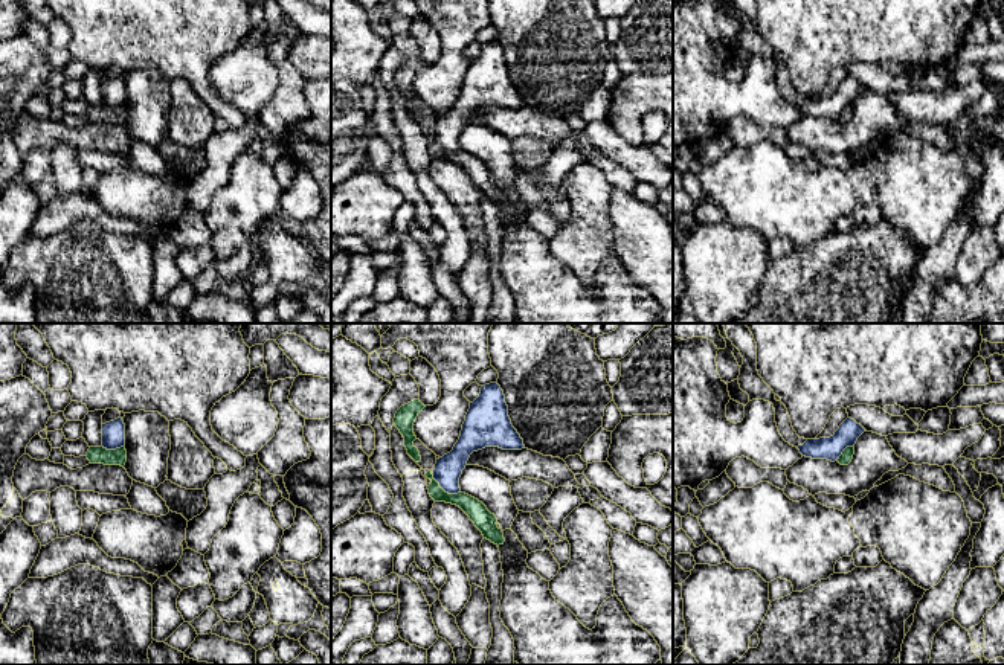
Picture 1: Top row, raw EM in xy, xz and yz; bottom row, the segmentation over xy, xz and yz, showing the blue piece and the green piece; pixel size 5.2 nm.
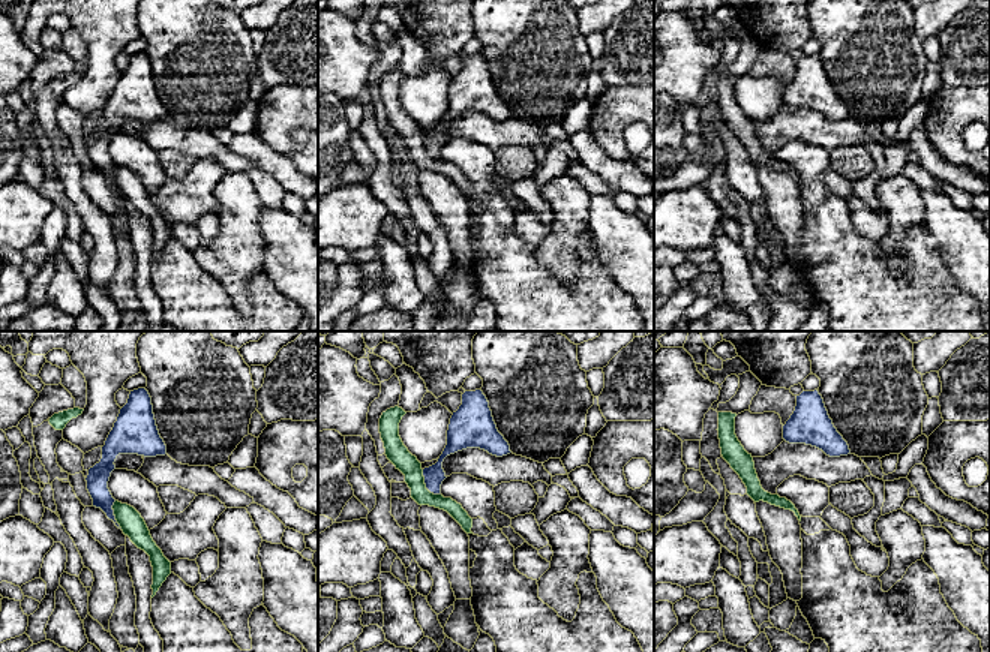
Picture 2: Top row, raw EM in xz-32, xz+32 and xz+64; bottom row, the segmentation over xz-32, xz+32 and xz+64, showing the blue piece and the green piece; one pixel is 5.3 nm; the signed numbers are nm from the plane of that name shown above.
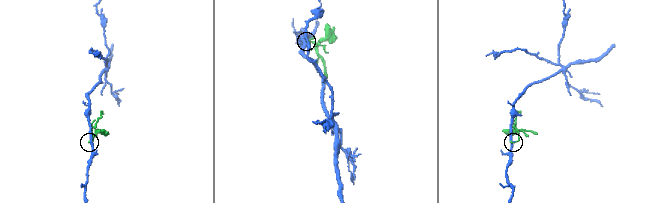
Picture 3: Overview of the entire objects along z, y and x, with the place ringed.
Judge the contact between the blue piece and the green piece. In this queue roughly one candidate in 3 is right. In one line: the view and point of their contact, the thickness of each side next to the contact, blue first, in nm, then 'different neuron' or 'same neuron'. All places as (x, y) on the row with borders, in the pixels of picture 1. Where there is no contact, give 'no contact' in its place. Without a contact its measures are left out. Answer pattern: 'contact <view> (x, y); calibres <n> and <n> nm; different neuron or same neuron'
contact xz (444, 490); calibres 140 and 110 nm; different neuron

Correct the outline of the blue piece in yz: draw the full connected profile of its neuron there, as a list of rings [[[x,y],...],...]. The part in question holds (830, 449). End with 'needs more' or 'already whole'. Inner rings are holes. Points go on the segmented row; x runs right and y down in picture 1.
[[[847,418],[830,438],[807,439],[796,448],[806,458],[838,461],[847,447],[853,447],[865,429],[854,419]]]; already whole

